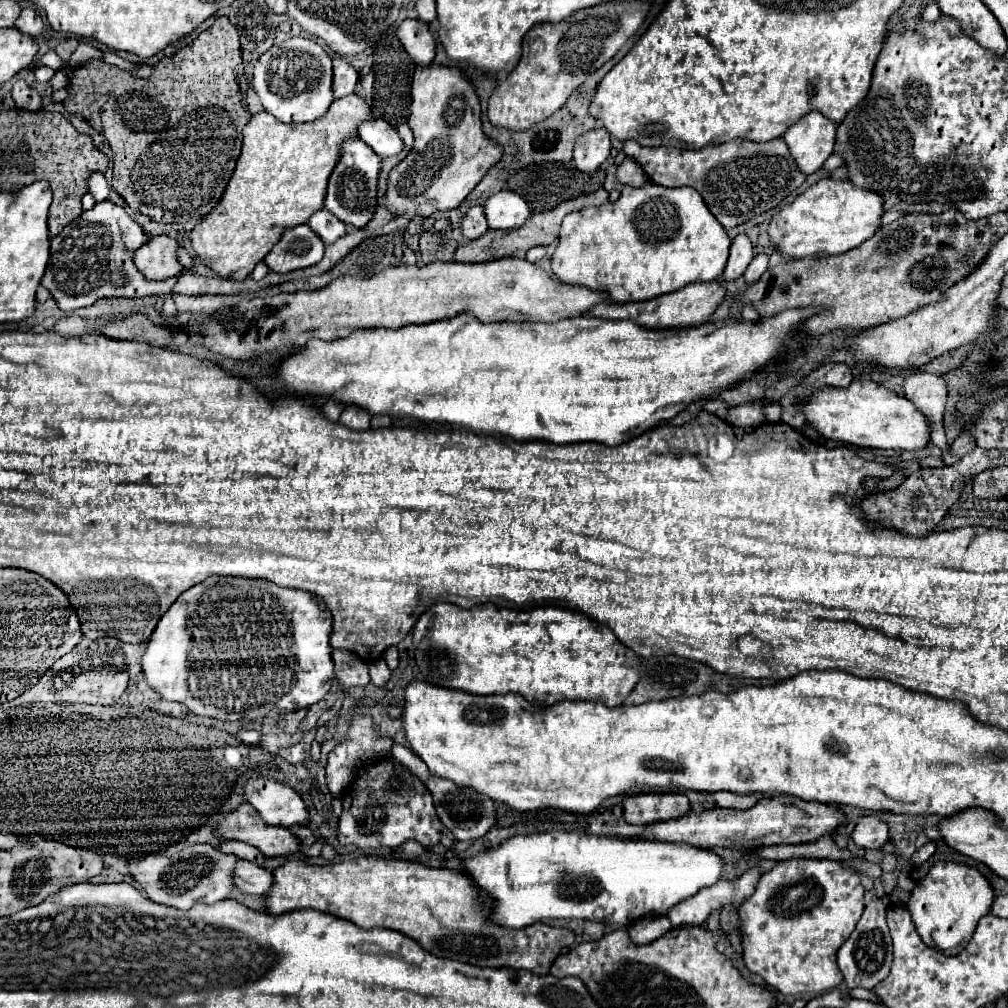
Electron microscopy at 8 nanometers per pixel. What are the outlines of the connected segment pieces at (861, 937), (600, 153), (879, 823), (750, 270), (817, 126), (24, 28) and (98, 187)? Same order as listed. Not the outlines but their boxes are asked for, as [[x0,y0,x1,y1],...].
[[838,902,892,988],[574,128,610,172],[852,816,888,848],[744,254,768,284],[782,110,836,174],[16,8,42,38],[86,172,110,202]]

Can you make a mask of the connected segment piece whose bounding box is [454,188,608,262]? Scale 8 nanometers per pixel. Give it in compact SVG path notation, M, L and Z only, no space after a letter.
M600 188L592 194L584 194L584 196L572 198L568 202L562 202L560 206L556 206L548 212L536 212L520 228L514 228L514 230L488 230L484 236L480 236L476 240L470 240L468 244L460 246L454 254L454 260L458 260L458 262L488 262L488 260L498 260L502 256L516 256L520 252L528 252L534 246L550 246L558 238L560 224L562 224L562 218L566 214L578 212L586 206L600 206L600 204L606 204L606 202L608 202L608 192L604 188Z

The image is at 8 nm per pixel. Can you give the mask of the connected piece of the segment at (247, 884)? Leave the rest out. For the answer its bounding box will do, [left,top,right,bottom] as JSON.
[234,860,274,896]

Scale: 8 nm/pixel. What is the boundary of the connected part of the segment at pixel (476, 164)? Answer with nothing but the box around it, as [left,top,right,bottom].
[384,64,502,216]

